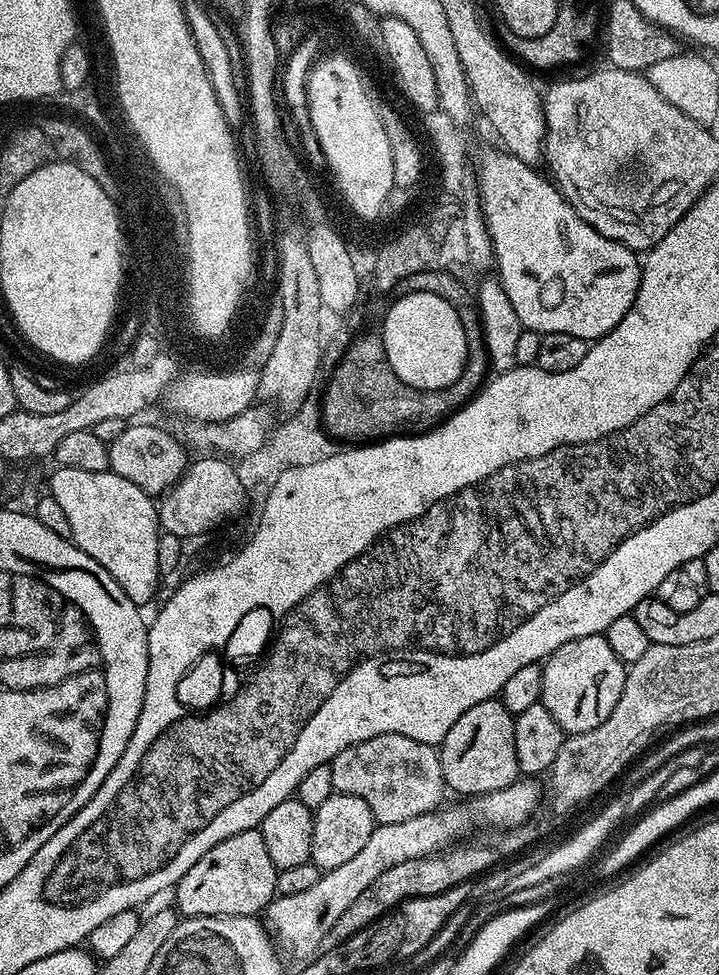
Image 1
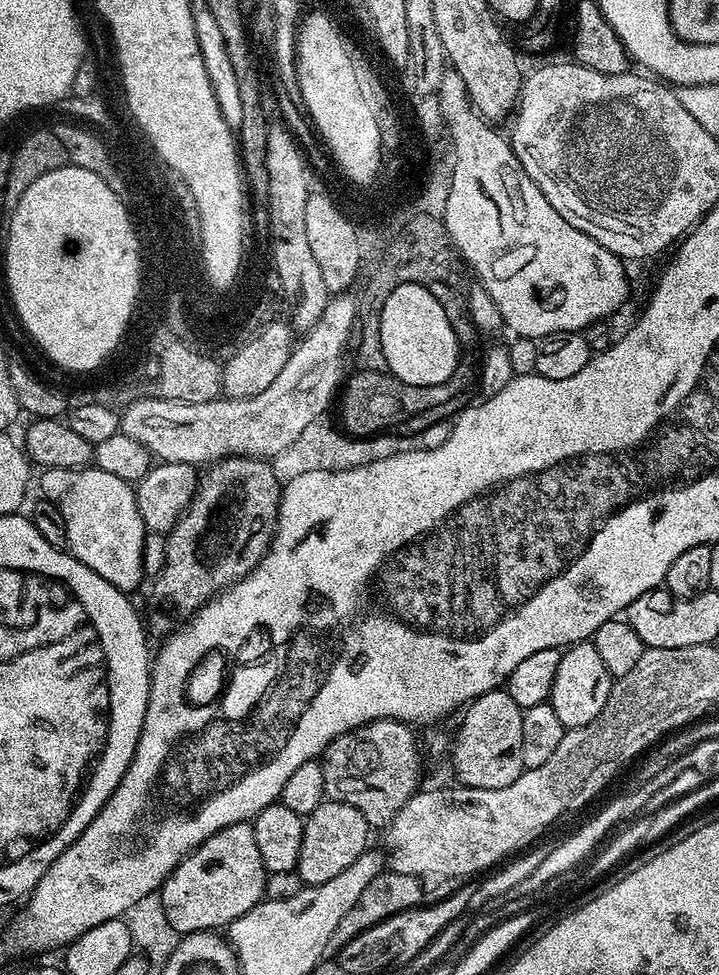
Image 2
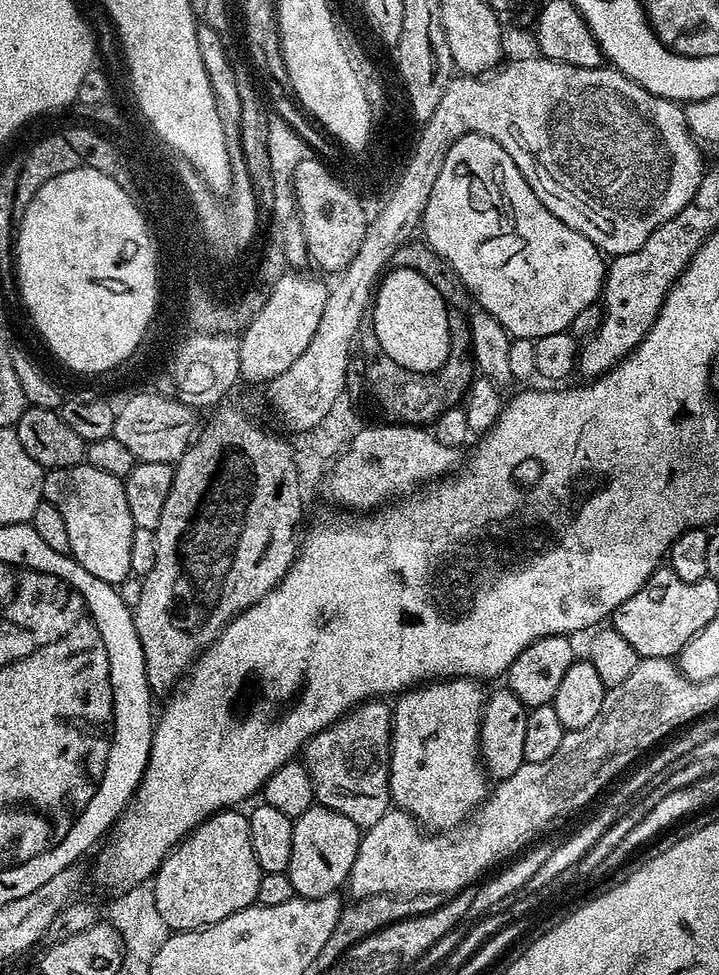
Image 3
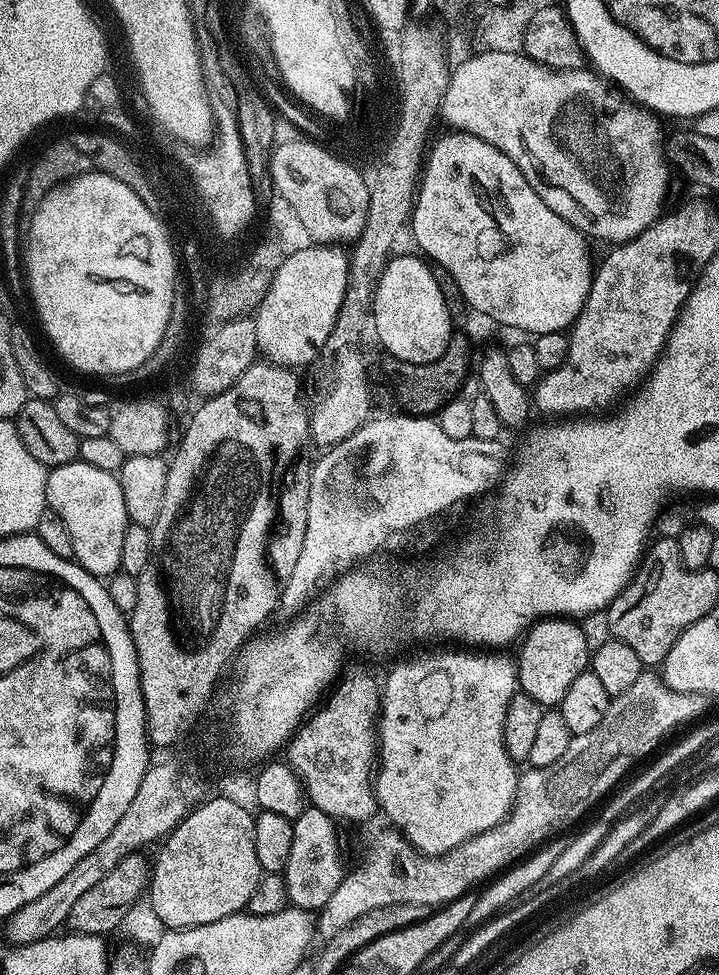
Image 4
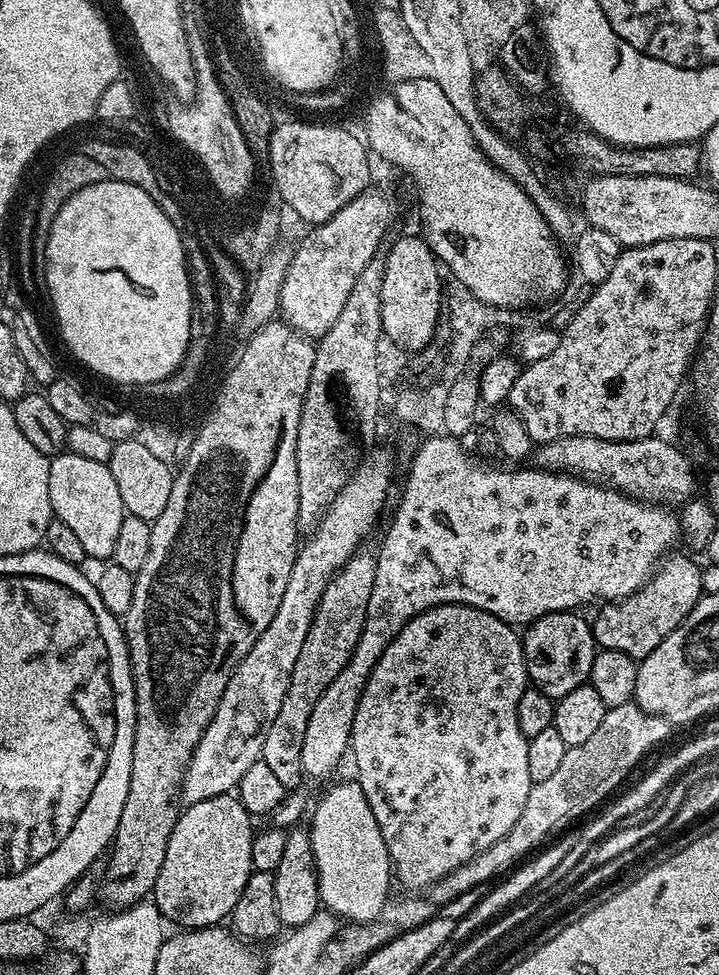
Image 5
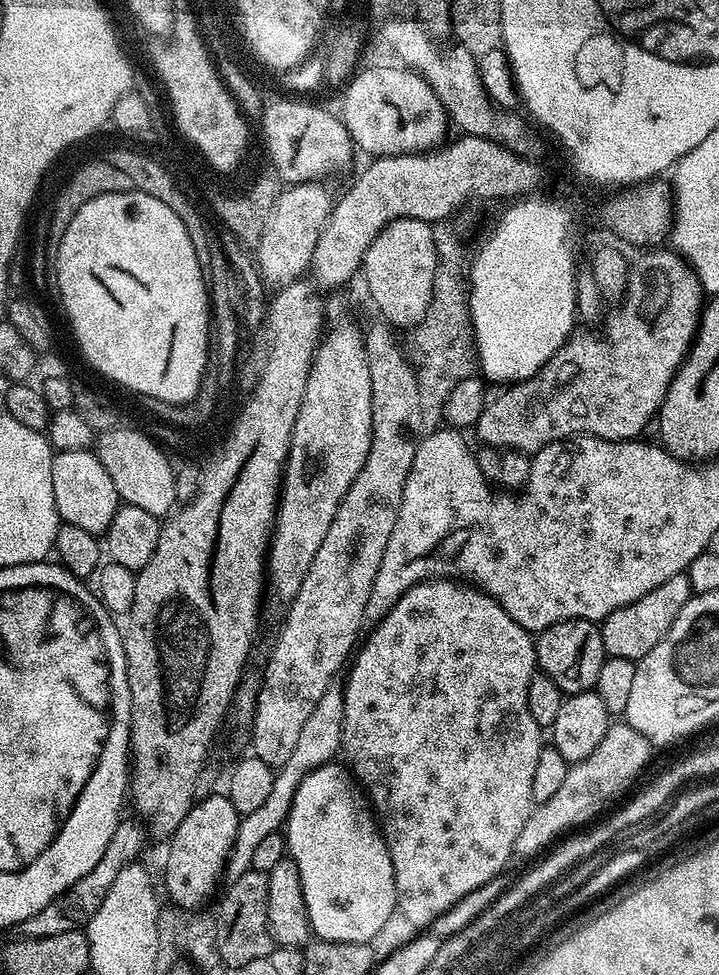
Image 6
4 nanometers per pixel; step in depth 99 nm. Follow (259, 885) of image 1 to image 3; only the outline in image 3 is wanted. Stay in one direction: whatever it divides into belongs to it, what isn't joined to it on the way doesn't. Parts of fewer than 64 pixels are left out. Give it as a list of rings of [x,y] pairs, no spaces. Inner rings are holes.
[[[221,810],[192,829],[160,863],[151,886],[158,913],[173,933],[195,932],[256,904],[262,873],[250,846],[247,815]]]

